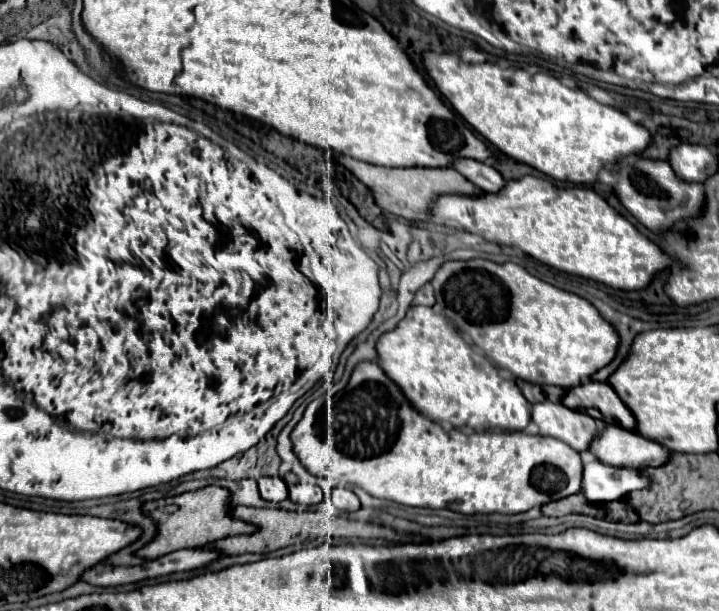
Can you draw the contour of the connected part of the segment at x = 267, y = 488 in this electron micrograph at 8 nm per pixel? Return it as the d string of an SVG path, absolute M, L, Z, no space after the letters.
M281 476L259 478L259 490L261 490L261 496L265 500L271 500L271 502L281 502L281 500L285 500L289 496L287 484L283 482Z

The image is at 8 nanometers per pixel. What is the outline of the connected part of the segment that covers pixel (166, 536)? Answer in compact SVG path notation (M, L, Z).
M205 486L195 492L179 494L175 498L163 498L163 500L153 500L143 506L143 512L149 514L151 518L157 520L159 524L159 534L153 542L143 546L137 554L145 560L155 560L161 558L169 552L181 550L181 548L199 548L205 544L213 544L221 538L227 536L237 536L237 534L253 534L257 526L247 524L243 520L237 520L231 516L231 504L229 504L229 490L221 486Z

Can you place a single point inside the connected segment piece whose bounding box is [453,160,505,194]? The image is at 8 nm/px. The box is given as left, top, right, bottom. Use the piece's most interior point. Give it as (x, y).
(484, 176)

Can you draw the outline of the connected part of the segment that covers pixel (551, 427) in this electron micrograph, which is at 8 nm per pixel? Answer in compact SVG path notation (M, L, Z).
M539 402L531 406L531 420L539 426L543 436L553 436L569 444L577 452L587 452L599 434L599 422L591 416L571 410L563 404Z

